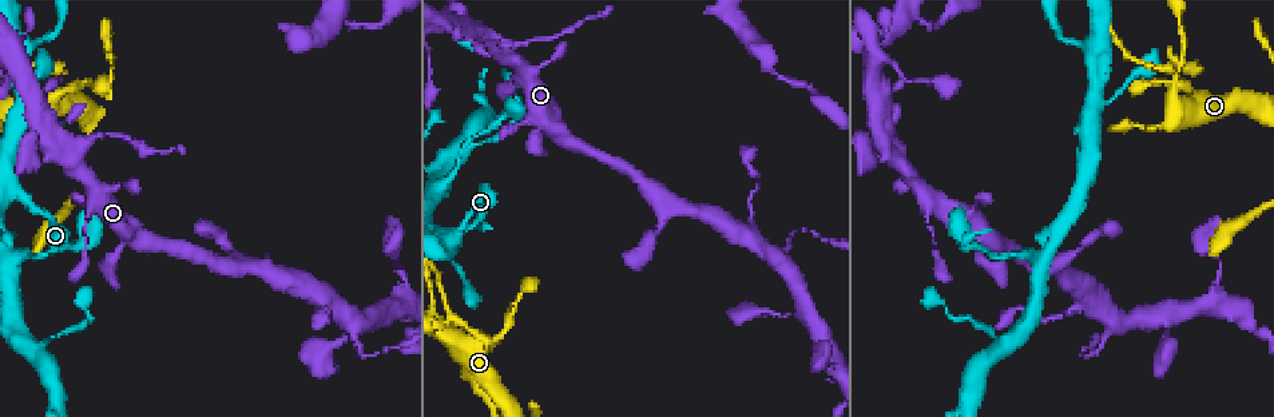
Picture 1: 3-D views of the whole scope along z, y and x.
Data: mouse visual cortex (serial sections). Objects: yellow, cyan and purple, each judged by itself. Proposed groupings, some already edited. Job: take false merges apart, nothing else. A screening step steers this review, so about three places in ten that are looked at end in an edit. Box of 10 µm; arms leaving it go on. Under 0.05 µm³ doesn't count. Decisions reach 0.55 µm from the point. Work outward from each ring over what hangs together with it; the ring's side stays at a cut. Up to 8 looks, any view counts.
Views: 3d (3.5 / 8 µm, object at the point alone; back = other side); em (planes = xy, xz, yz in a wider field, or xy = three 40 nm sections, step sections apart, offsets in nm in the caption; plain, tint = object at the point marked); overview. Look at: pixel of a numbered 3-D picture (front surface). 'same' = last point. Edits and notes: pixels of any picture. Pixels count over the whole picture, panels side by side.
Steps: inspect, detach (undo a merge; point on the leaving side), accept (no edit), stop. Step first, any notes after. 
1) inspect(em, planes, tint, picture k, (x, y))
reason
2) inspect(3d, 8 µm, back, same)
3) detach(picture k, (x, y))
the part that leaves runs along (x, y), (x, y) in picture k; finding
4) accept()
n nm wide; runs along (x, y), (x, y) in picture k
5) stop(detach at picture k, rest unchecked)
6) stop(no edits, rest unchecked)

inspect(3d, 8 µm, picture 1, (447, 322))
abrupt turn

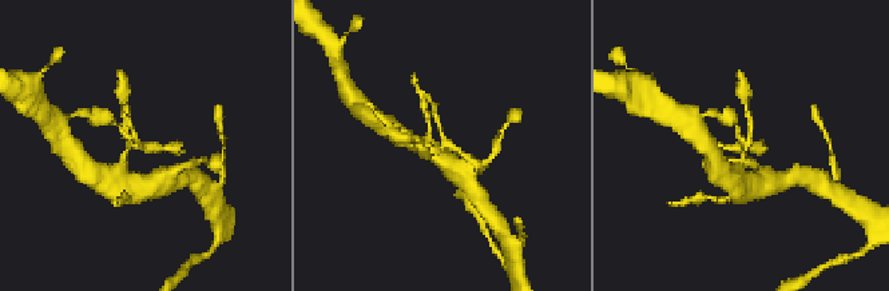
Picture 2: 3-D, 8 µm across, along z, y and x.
inspect(3d, 3.5 µm, same)
closer look

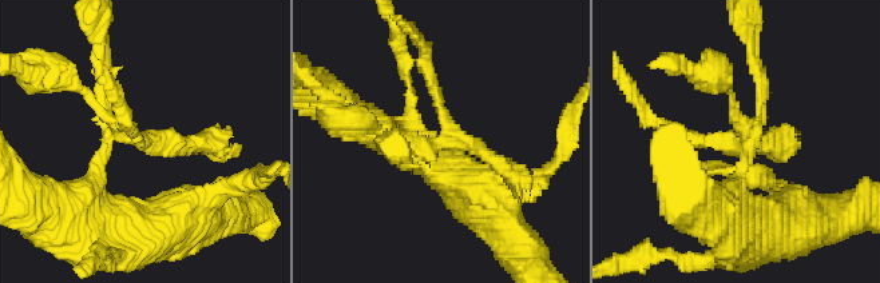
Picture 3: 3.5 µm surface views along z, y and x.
inspect(em, planes, tint, picture 3, (734, 138))
now the EM

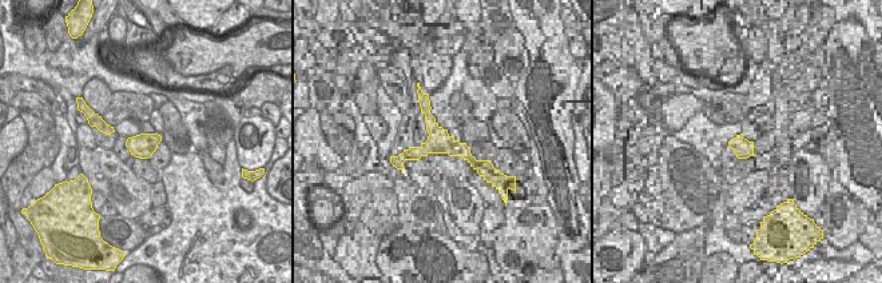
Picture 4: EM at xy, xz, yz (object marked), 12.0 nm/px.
accept()
runs along (741, 172), (750, 131), (702, 143), (658, 123) in picture 3; one cell here

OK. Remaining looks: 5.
inspect(3d, 8 µm, picture 1, (897, 138))
thick turns thin

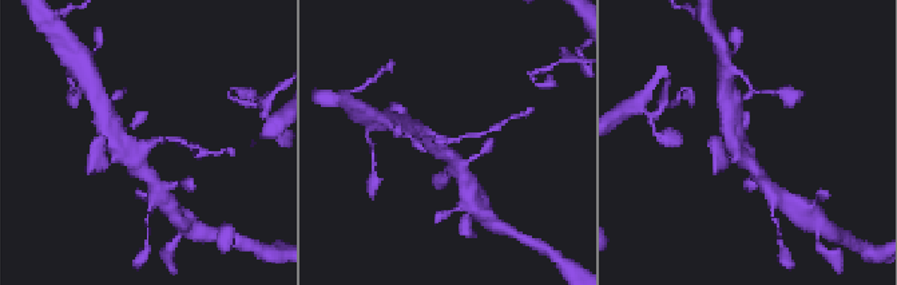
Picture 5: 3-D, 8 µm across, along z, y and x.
inspect(3d, 3.5 µm, same)

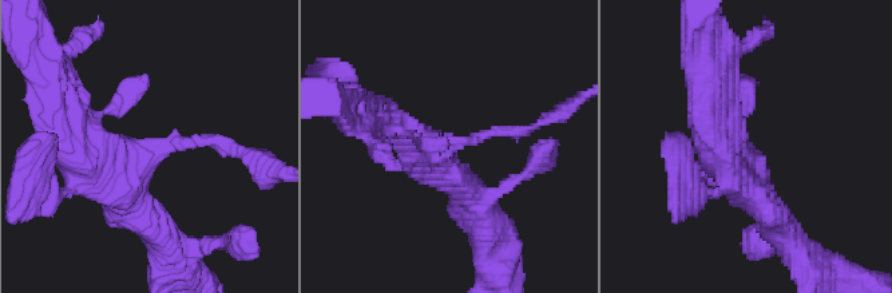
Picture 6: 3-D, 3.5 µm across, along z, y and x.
inspect(em, xy, step 5, tint, picture 6, (163, 142))

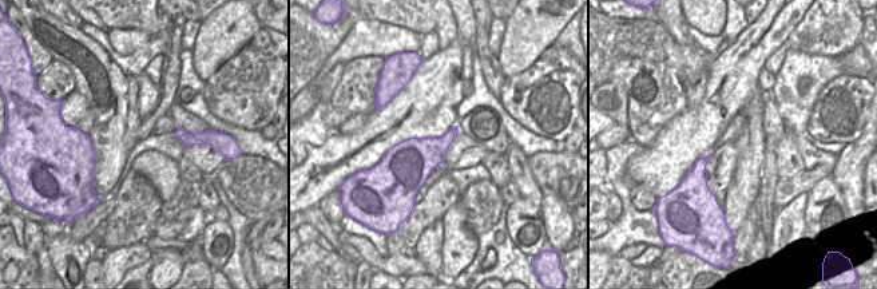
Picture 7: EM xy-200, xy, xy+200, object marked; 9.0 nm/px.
detach(picture 6, (224, 141))
the part that leaves runs along (177, 143), (218, 139), (280, 171) in picture 6; a second cell is stuck on

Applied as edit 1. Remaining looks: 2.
stop(detach at picture 6, rest unchecked)

